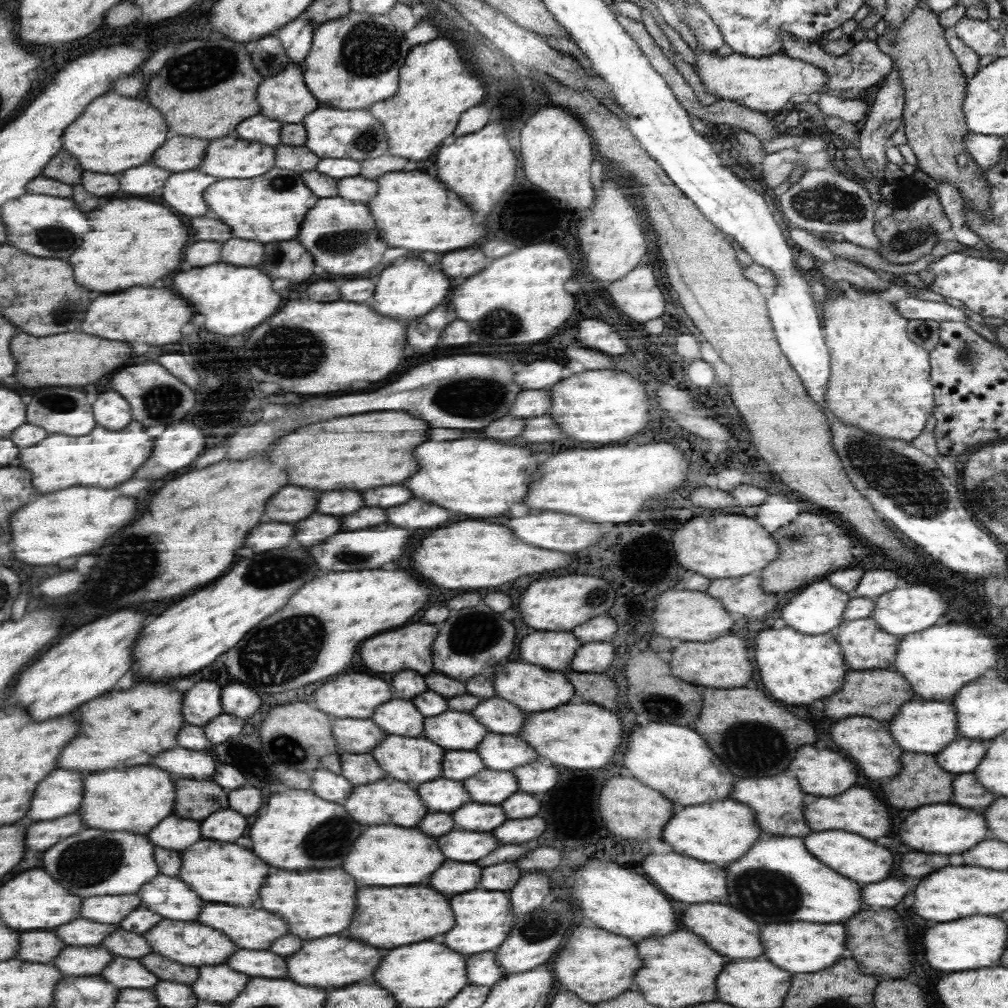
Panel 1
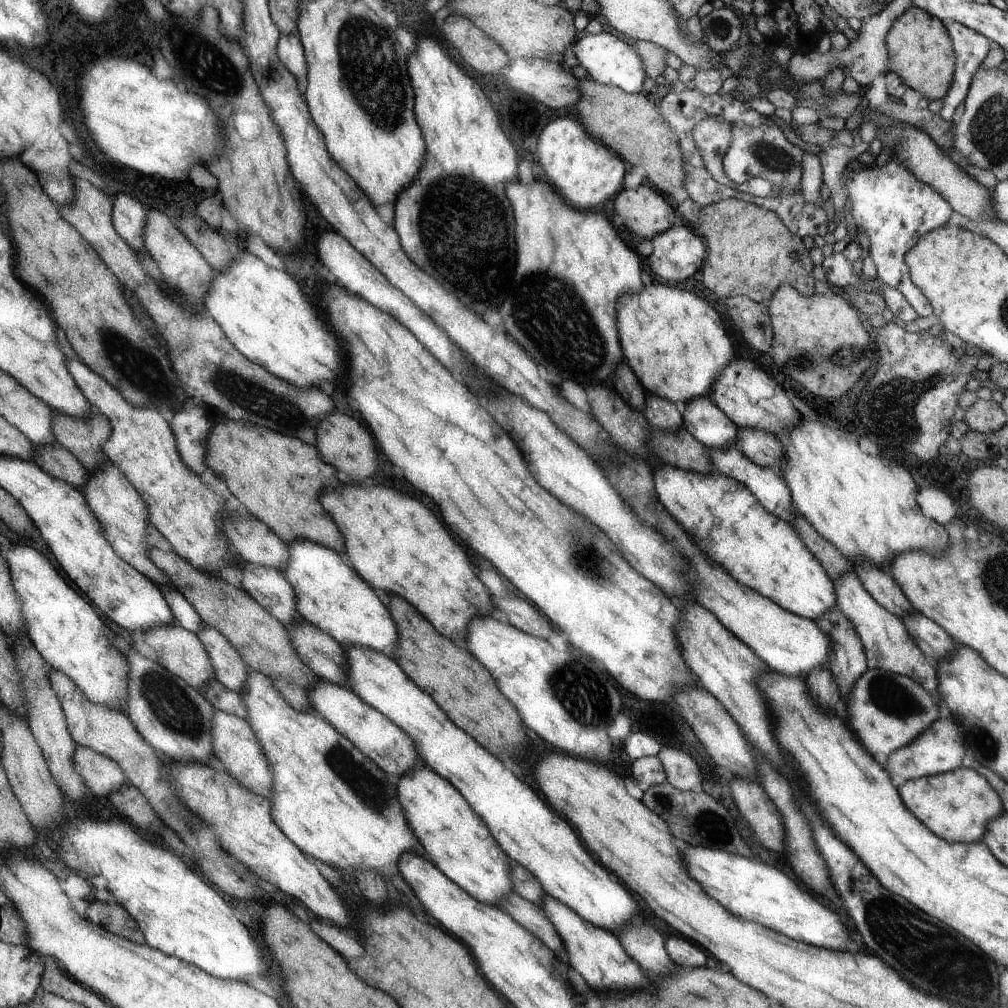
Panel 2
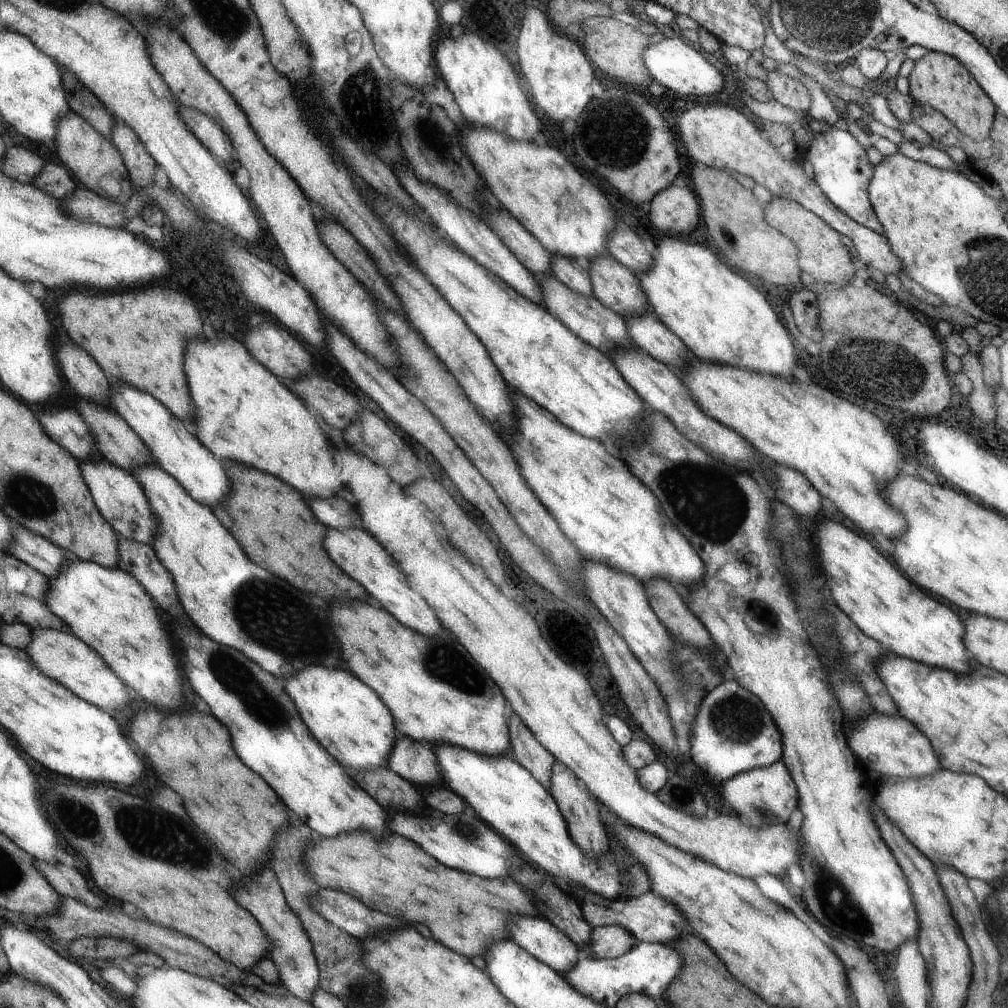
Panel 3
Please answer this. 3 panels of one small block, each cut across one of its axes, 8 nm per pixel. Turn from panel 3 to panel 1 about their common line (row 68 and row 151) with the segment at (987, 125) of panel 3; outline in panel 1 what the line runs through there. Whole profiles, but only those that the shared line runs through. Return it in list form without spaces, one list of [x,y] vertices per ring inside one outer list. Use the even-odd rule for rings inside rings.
[[[916,7],[900,27],[887,27],[876,42],[881,52],[894,59],[900,72],[900,84],[905,92],[903,131],[906,144],[916,155],[917,168],[937,182],[947,180],[953,184],[967,206],[984,214],[990,208],[985,172],[966,154],[962,144],[969,133],[963,111],[968,79],[949,48],[948,34],[936,13]]]

